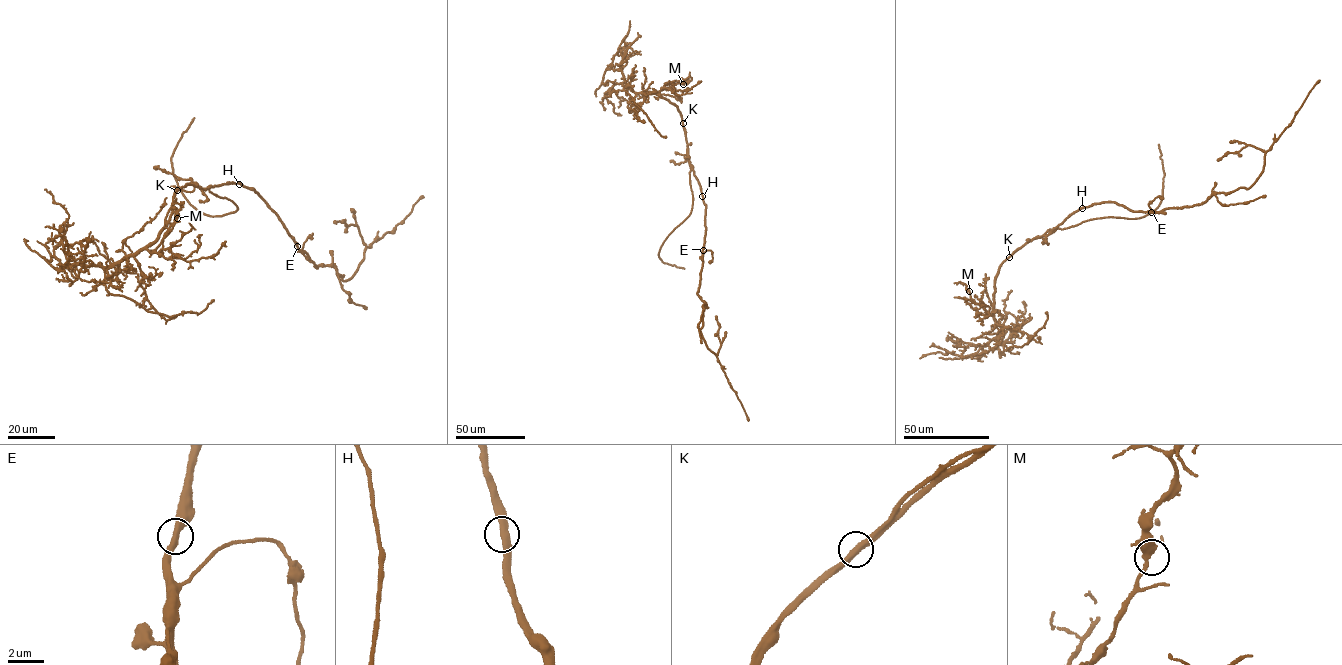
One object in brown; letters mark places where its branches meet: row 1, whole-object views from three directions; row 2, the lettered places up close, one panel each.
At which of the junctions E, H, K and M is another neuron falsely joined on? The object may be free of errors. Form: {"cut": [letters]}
{"cut": []}

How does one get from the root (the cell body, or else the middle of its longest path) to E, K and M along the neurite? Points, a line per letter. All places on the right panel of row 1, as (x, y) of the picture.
E: (1091, 204), (1114, 201), (1134, 211), (1151, 212)
K: (1091, 204), (1073, 212), (1051, 233), (1029, 240), (1009, 256)
M: (1091, 204), (1069, 214), (1051, 233), (1026, 242), (1002, 263), (995, 278), (991, 315), (970, 298), (969, 291)

